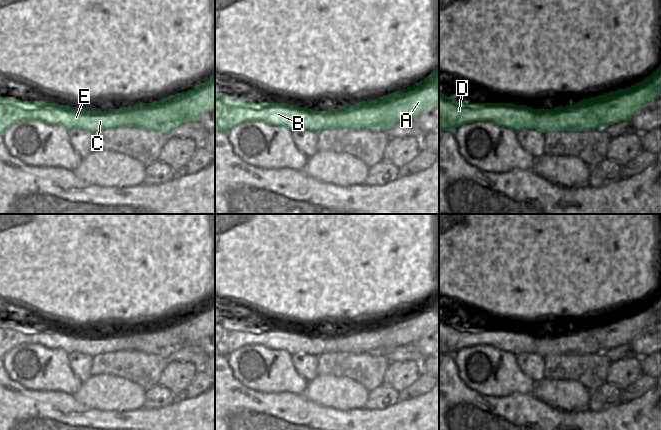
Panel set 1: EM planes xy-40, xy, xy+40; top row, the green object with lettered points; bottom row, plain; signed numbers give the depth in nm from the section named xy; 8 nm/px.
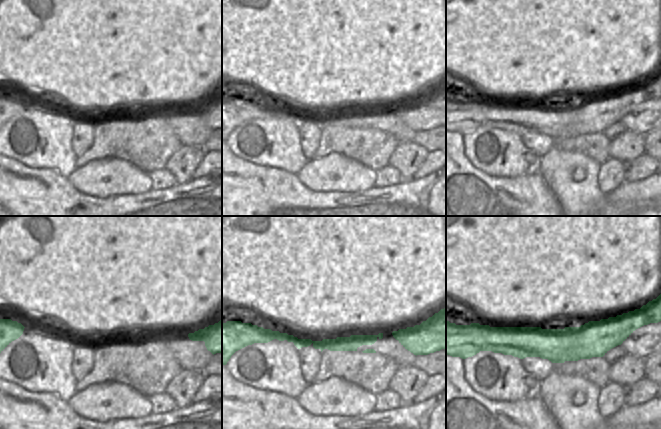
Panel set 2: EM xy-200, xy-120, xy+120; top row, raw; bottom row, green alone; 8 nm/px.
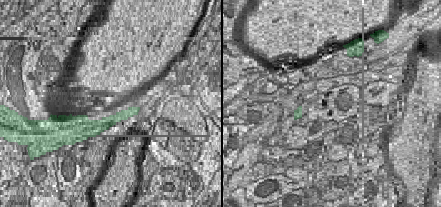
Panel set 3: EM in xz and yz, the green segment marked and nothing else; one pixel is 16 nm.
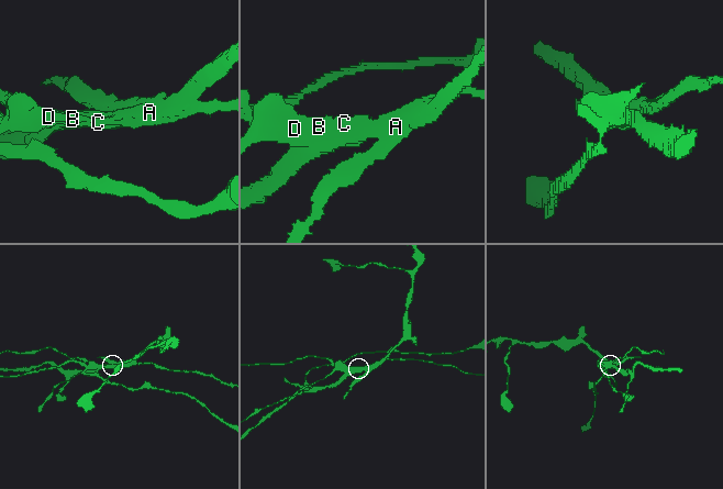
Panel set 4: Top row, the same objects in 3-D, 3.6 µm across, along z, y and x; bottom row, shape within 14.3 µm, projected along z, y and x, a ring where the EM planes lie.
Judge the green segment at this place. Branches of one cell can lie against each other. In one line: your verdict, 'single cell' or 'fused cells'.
fused cells

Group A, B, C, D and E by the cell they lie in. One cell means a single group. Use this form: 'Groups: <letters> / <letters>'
Groups: A / B C D E

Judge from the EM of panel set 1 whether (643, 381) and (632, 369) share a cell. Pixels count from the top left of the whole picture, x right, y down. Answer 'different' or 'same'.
different

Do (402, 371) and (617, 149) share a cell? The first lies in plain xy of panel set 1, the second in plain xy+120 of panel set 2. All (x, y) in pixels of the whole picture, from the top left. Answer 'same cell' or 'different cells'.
same cell

